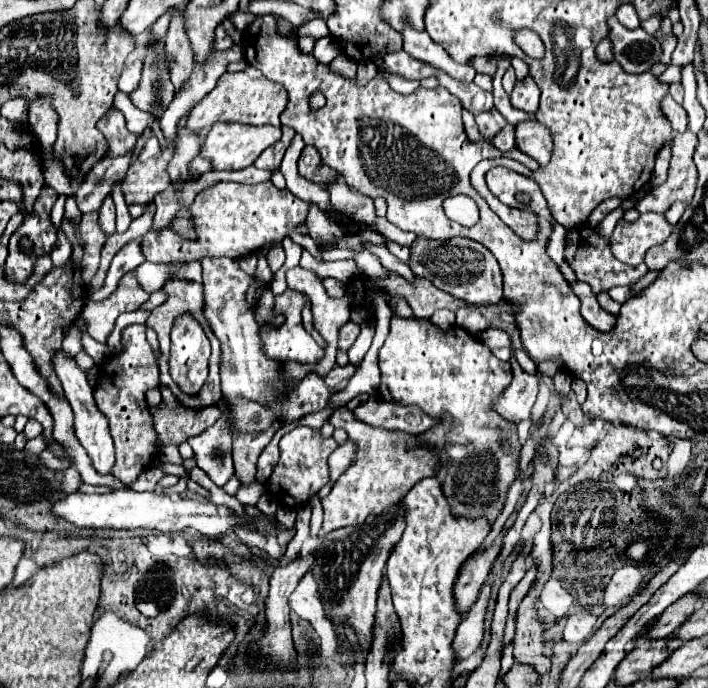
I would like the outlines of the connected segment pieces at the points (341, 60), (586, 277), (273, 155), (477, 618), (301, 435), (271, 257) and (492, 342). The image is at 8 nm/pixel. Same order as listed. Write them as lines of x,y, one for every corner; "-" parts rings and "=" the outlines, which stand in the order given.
346,54
338,56
338,58
332,62
332,70
336,70
338,74
342,74
342,76
346,76
346,78
354,78
354,76
356,76
356,66
358,66
358,62
352,60
352,58
348,58
=
580,224
580,226
574,226
572,230
568,230
568,234
566,234
564,260
574,270
574,274
576,274
578,280
590,284
590,288
592,288
594,294
608,292
610,288
622,286
622,284
624,286
630,286
630,284
634,284
638,278
642,278
648,272
646,264
628,266
628,264
616,260
612,256
612,250
610,250
610,238
596,234
596,230
590,228
590,224
=
282,128
282,132
284,132
284,136
282,136
272,148
266,148
266,150
258,156
258,160
254,162
256,168
272,170
272,168
278,168
278,166
280,166
282,156
284,156
286,148
290,146
290,142
292,142
292,138
294,138
294,134
296,134
296,132
292,132
292,128
=
490,582
484,584
476,604
470,608
466,618
460,622
460,628
456,630
458,658
466,658
478,650
484,636
484,614
488,608
488,600
490,600
=
296,426
280,440
280,460
266,482
266,494
278,504
286,508
298,508
310,500
328,480
328,456
338,448
334,438
322,438
320,430
312,430
308,426
=
280,244
268,252
268,264
270,264
272,272
278,272
280,266
284,264
284,248
=
488,328
482,332
482,340
489,348
511,348
511,339
507,332
498,328

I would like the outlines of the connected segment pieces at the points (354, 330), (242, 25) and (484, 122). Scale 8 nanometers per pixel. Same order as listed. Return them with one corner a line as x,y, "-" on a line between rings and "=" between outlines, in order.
346,322
346,324
340,328
338,348
344,350
344,352
348,352
348,348
354,344
358,332
360,332
360,324
356,324
356,322
=
234,12
232,14
232,24
238,28
238,30
246,30
248,28
248,24
254,20
254,14
250,14
250,12
=
492,110
492,112
478,114
476,124
478,124
478,128
480,128
482,138
492,138
500,128
504,128
506,120
500,116
500,112
498,112
498,110

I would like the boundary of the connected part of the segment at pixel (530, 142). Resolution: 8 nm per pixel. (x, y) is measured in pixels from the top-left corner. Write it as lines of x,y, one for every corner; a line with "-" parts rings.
538,120
520,122
516,124
516,148
534,158
540,164
540,168
544,168
550,162
554,148
552,134

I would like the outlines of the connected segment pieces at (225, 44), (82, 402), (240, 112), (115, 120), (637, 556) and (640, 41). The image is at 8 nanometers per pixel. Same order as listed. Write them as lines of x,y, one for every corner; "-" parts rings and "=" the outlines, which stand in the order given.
218,26
216,28
216,50
228,50
232,46
234,46
234,40
230,38
230,34
222,26
=
56,352
54,368
56,368
56,374
58,374
60,380
62,380
64,396
66,396
66,400
70,402
72,412
74,412
74,432
76,432
78,442
84,446
84,450
86,450
88,456
92,458
94,468
96,468
100,474
110,474
110,468
112,468
112,464
114,464
114,444
112,444
112,436
110,436
110,432
108,432
108,420
106,420
106,416
98,410
98,406
96,406
96,402
94,402
92,388
88,386
86,374
78,368
76,360
66,358
64,352
=
252,66
242,72
226,72
220,76
216,88
204,96
190,112
188,128
204,130
216,122
242,122
242,124
272,124
278,126
278,116
286,106
286,90
280,84
266,80
266,76
=
110,108
110,112
100,118
98,128
106,136
106,140
108,140
109,150
105,157
116,158
122,156
130,148
134,148
134,144
136,144
138,136
128,132
128,128
124,124
122,112
116,110
116,108
=
636,540
636,542
632,542
632,544
626,548
626,556
632,558
632,560
636,560
636,562
642,562
642,560
646,558
650,546
652,546
652,544
646,542
646,540
=
616,16
606,20
608,24
608,38
612,42
614,60
632,74
648,72
654,62
660,60
660,44
654,36
644,32
642,28
628,30
618,22

